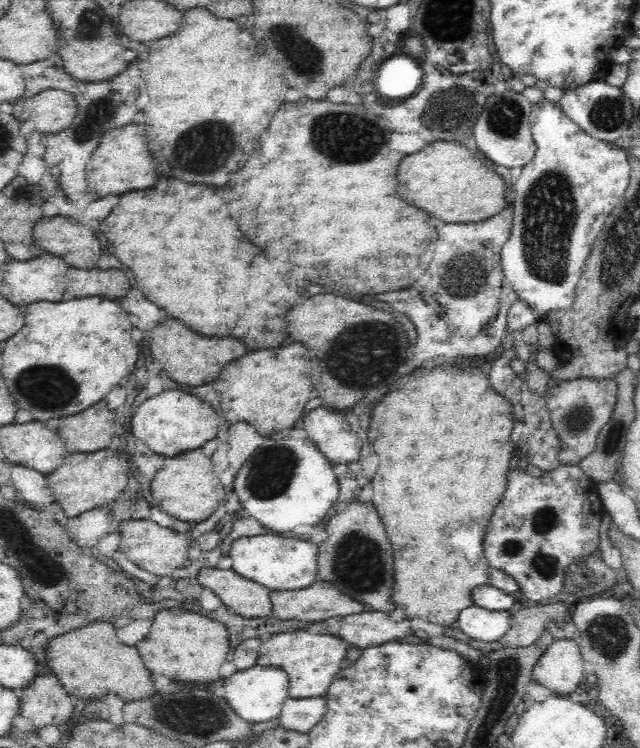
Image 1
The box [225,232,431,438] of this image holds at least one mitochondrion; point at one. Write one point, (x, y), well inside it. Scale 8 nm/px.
(374, 329)

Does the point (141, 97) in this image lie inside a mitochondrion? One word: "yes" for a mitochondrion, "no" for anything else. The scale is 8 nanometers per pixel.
no

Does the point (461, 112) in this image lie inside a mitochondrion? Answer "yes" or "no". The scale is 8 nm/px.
yes

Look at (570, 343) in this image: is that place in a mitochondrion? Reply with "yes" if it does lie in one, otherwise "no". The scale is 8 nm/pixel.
no

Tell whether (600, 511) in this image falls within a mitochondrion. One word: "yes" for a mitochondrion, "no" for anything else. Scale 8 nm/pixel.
no

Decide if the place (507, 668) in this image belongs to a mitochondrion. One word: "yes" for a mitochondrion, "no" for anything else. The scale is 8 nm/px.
yes

